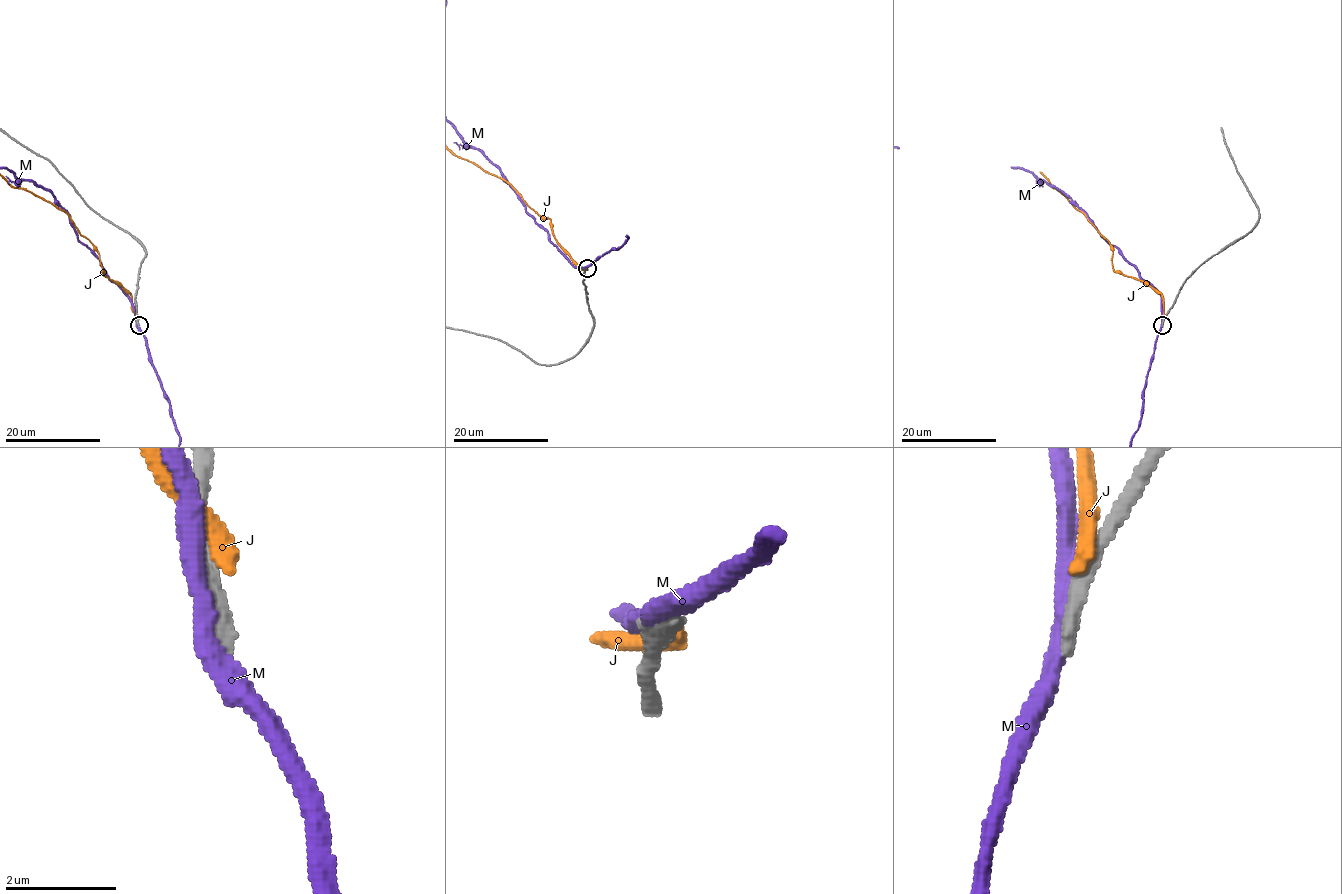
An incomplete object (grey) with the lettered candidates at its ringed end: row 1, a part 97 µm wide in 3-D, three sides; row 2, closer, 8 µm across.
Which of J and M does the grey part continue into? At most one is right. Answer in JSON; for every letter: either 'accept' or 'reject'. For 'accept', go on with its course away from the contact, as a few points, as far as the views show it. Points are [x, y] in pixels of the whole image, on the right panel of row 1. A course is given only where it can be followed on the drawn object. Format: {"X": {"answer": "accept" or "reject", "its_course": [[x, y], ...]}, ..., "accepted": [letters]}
{"J": {"answer": "reject"}, "M": {"answer": "reject"}, "accepted": []}

